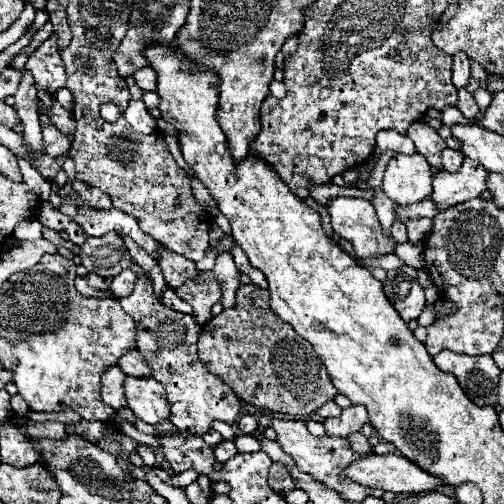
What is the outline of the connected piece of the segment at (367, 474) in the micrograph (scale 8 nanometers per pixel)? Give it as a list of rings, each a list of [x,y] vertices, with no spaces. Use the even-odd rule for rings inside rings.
[[[368,452],[366,456],[360,456],[358,460],[350,462],[344,468],[344,476],[352,478],[354,482],[360,482],[364,486],[372,486],[372,488],[382,488],[382,490],[390,490],[394,494],[416,494],[416,492],[432,492],[440,486],[440,480],[436,480],[436,476],[426,474],[422,468],[418,468],[414,462],[410,462],[408,458],[400,456],[400,454],[376,454],[376,452]]]

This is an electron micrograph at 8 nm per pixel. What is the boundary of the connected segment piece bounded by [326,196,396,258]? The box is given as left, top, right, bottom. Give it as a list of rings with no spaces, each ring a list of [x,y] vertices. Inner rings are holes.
[[[336,196],[328,200],[326,210],[330,214],[334,232],[354,246],[354,254],[358,258],[390,254],[394,250],[396,242],[384,236],[372,202],[364,198]]]

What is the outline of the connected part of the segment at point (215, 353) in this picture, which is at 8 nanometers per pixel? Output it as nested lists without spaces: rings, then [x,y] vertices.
[[[254,284],[241,285],[236,304],[202,326],[198,352],[238,396],[274,414],[308,416],[338,394],[312,346],[270,310],[269,291]]]

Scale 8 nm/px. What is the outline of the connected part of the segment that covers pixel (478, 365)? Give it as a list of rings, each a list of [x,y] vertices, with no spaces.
[[[442,350],[434,356],[434,364],[444,372],[452,372],[474,404],[498,408],[500,368],[494,364],[492,356],[466,356]]]

